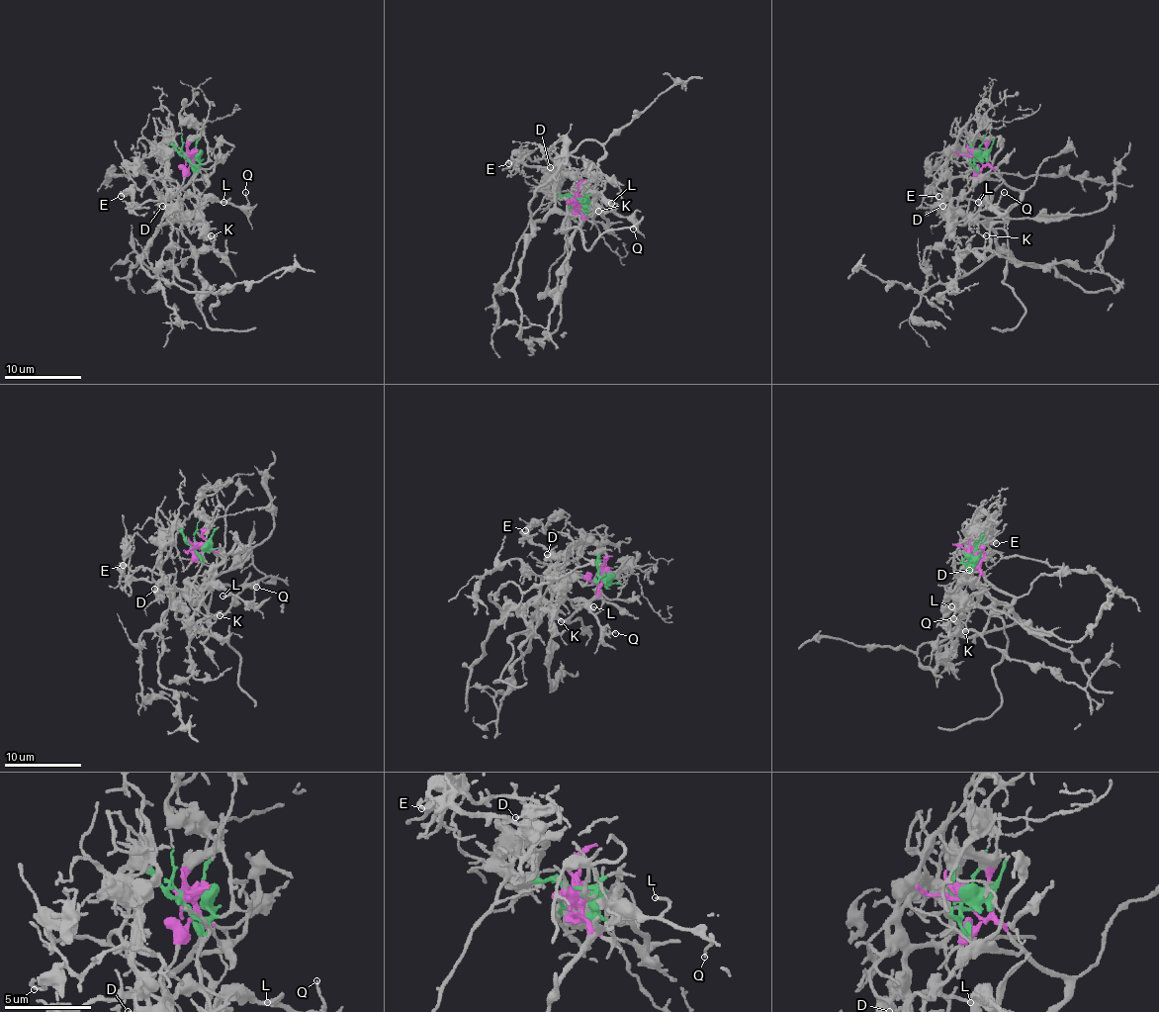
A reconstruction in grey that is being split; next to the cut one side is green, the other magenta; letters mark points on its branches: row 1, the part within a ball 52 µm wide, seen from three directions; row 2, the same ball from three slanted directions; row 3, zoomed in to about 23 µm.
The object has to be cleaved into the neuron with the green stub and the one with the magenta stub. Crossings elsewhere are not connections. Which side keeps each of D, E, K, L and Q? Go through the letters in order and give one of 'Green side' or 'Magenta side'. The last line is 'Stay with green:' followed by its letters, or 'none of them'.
D: Green side
E: Green side
K: Magenta side
L: Magenta side
Q: Magenta side
Stay with green: D, E

